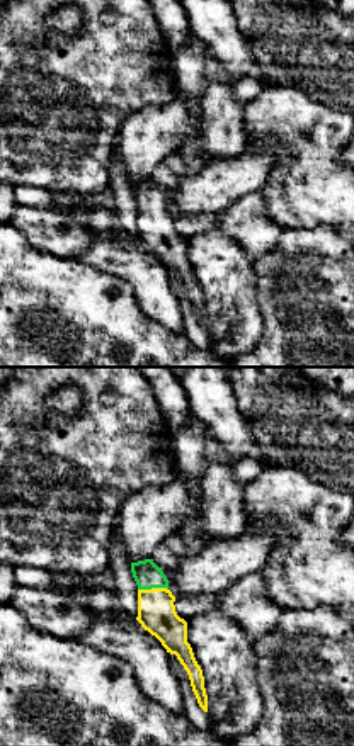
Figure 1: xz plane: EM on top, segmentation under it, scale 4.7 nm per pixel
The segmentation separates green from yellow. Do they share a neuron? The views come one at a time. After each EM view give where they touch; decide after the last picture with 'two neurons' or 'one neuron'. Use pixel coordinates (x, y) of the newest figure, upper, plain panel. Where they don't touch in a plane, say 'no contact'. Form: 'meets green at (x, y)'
meets green at (152, 206)

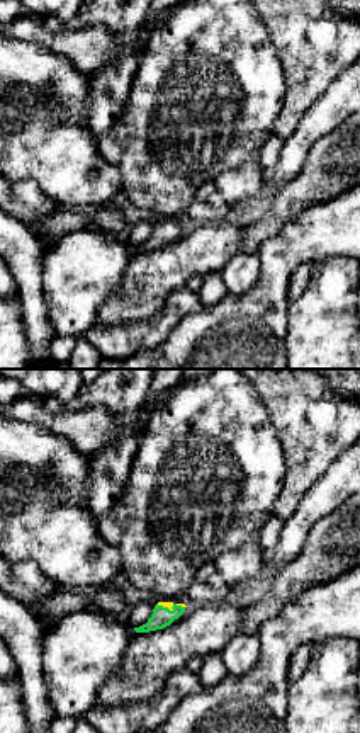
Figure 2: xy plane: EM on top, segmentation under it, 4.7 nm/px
meets green at (172, 227)

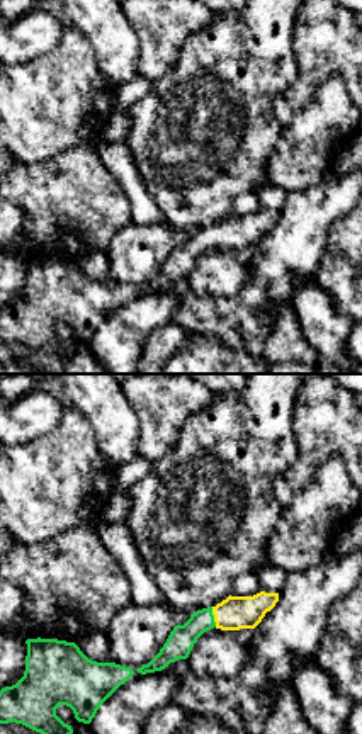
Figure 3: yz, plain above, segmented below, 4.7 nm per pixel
meets green at (213, 237)

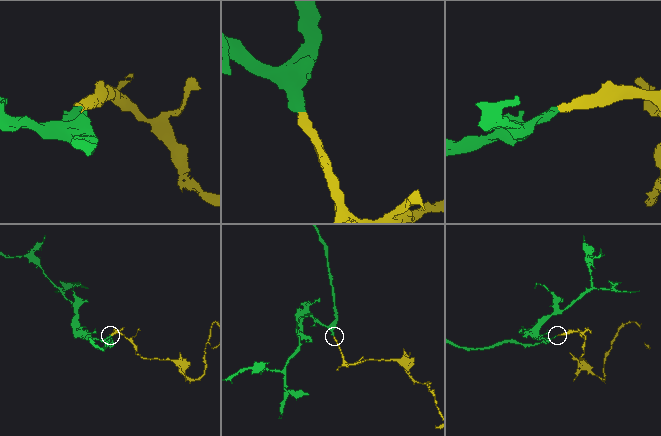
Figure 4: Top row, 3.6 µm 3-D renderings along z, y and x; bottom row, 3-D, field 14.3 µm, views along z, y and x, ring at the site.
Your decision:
one neuron

